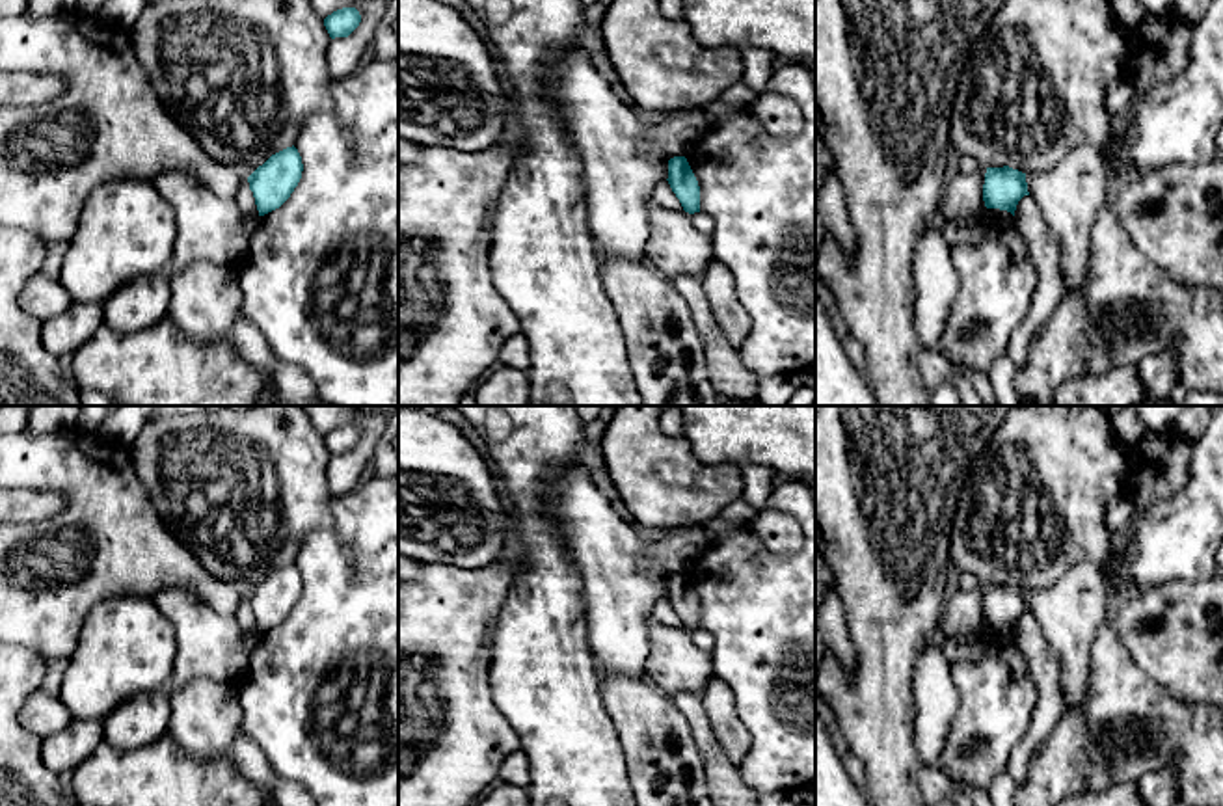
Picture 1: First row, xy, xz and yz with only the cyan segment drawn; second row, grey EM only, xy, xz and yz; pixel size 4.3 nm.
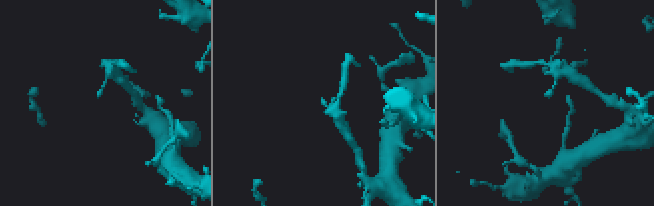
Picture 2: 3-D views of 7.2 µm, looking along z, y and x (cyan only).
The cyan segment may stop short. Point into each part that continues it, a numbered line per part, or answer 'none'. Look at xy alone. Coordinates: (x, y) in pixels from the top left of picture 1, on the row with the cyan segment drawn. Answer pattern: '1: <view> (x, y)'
none

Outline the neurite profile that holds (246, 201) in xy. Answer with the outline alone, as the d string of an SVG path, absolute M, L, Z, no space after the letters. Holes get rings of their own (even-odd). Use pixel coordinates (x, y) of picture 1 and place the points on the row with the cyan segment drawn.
M249 186L244 188L244 194L240 197L235 197L240 212L242 212L242 220L246 223L246 227L255 233L257 225L259 225L259 210L255 205L255 197L253 192L249 190Z

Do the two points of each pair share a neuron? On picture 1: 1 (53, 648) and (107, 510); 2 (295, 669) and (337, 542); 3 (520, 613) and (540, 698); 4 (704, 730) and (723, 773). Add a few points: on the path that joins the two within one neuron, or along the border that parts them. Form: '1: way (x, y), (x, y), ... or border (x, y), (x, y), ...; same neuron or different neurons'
1: way (58, 615), (97, 576), (103, 544); same neuron
2: way (326, 637), (337, 626), (337, 574); same neuron
3: way (540, 633), (540, 678); same neuron
4: way (706, 741), (715, 762); same neuron

